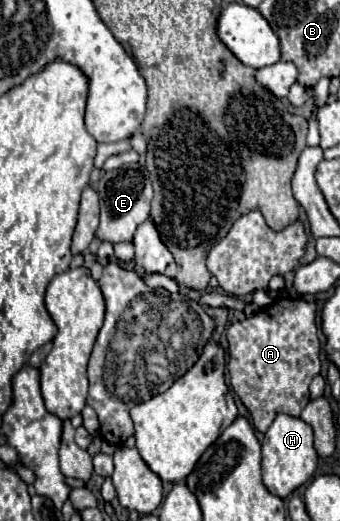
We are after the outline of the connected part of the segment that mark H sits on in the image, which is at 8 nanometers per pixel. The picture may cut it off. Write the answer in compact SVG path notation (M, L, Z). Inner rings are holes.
M277 415L271 427L263 437L263 483L265 487L281 497L287 499L297 487L307 483L317 469L319 455L313 445L313 429L299 417L291 415Z

